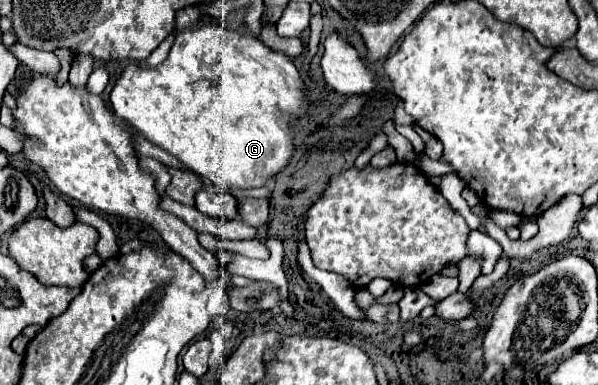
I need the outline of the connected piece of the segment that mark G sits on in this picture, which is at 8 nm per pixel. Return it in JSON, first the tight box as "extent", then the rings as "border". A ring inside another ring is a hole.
{"extent":[110,24,306,188],"border":[[[202,24],[176,32],[168,58],[156,68],[128,64],[110,94],[116,116],[134,126],[146,140],[176,156],[196,174],[210,178],[218,188],[258,188],[284,170],[294,154],[292,116],[306,108],[304,82],[284,54],[264,46],[260,38],[234,32],[222,24]]]}

